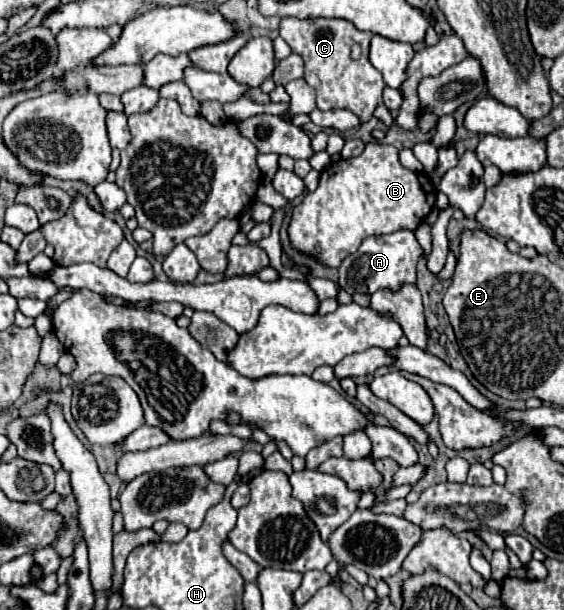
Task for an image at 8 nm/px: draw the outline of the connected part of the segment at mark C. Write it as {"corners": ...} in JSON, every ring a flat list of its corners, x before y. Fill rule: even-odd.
{"corners":[[292,19,280,21,280,37,290,45,292,53,304,59,304,79,316,89,316,107,322,111,348,109,358,115,360,123,374,117,374,109,382,103,382,89,386,87,382,75,368,61,368,45,372,33,352,27,346,19],[358,43,362,49,360,59,350,57,352,45]]}

